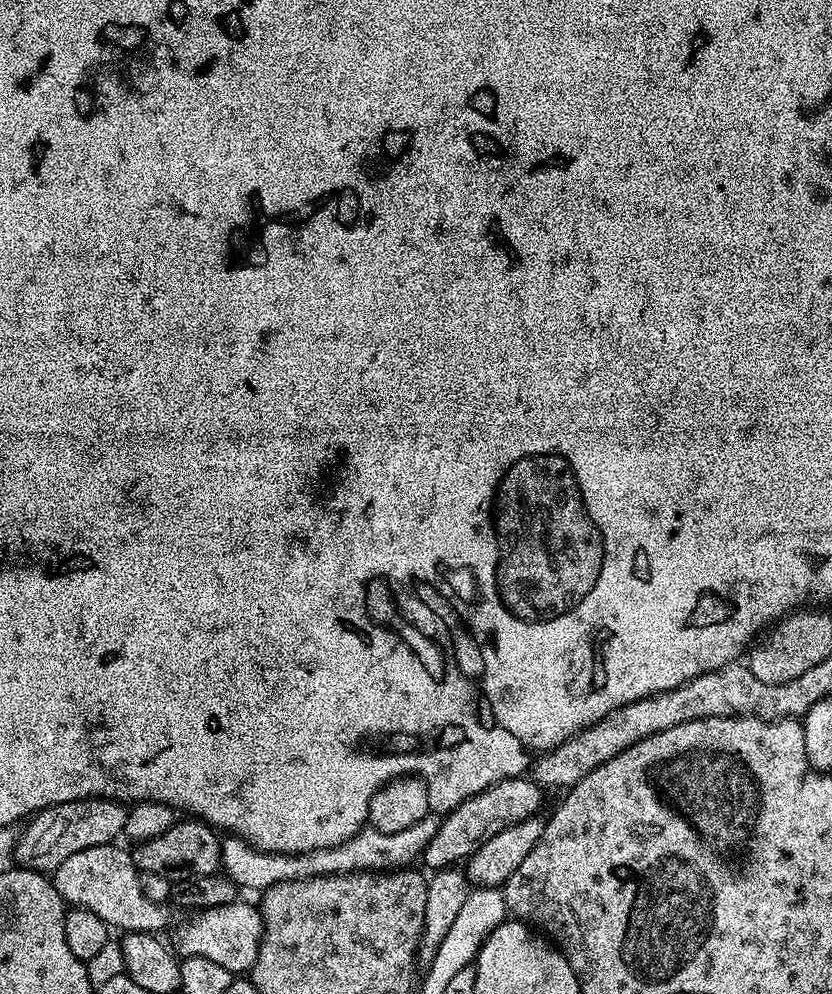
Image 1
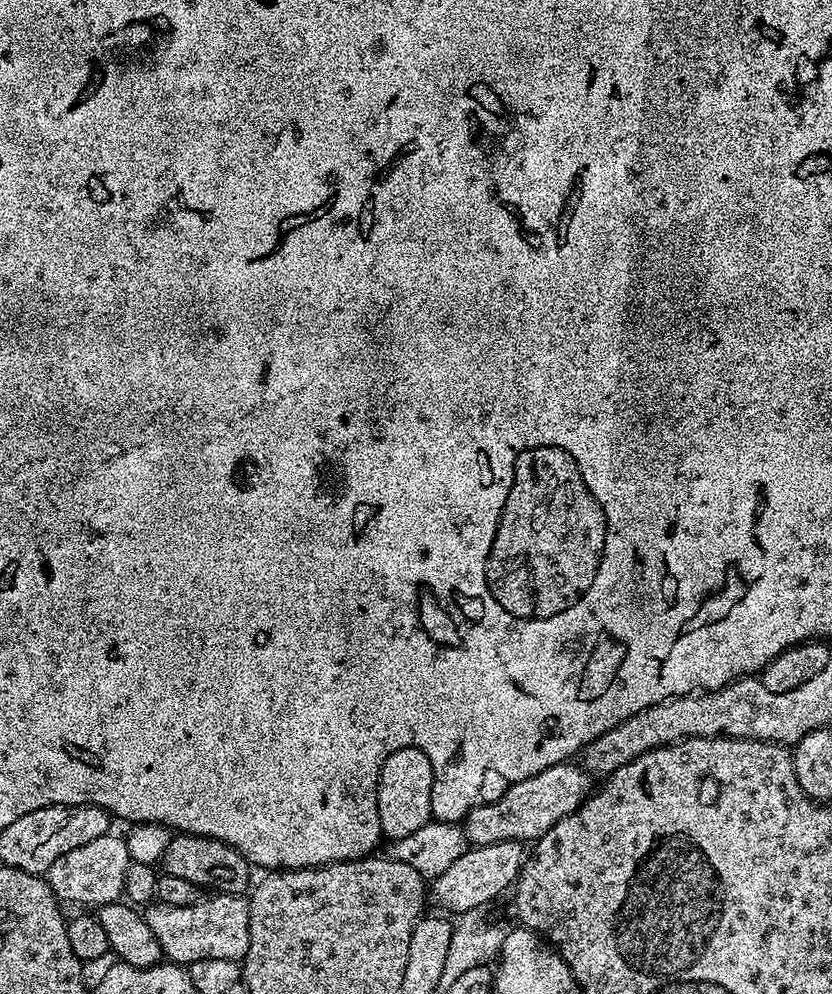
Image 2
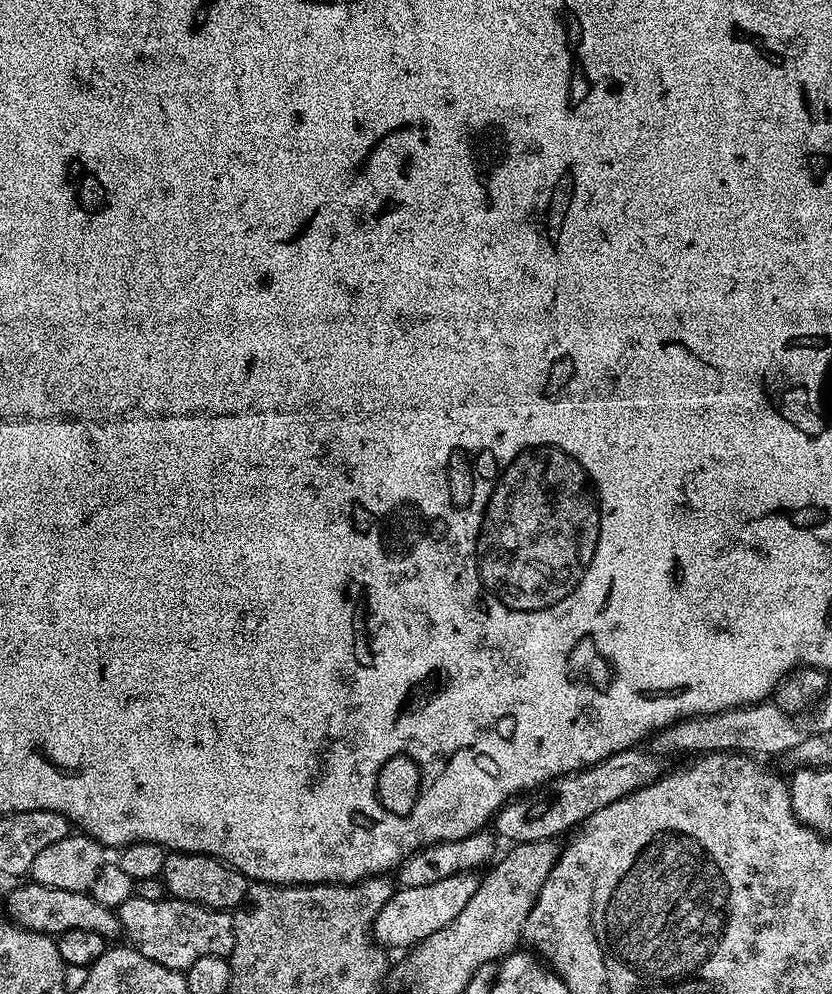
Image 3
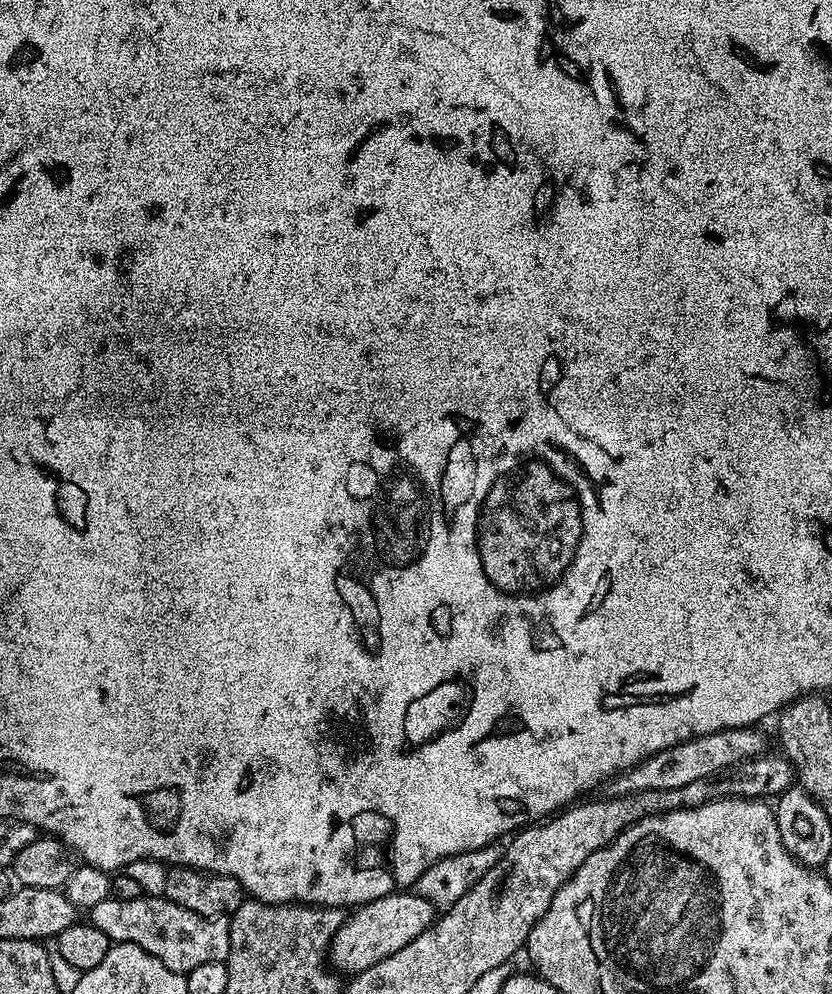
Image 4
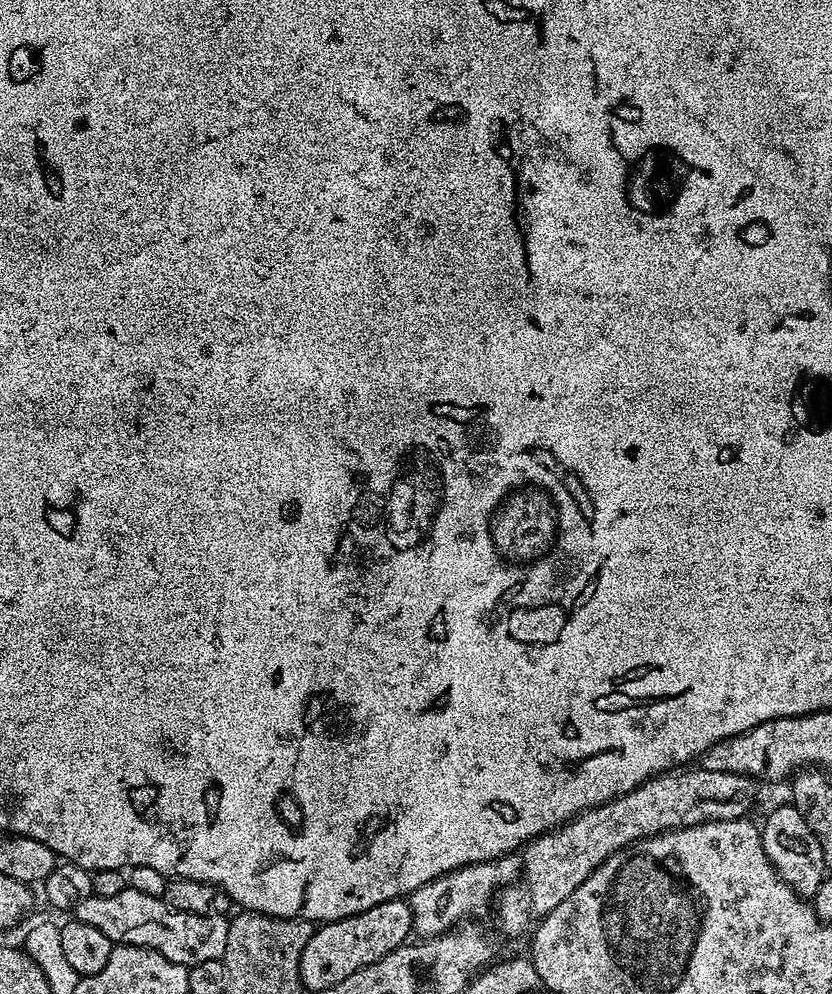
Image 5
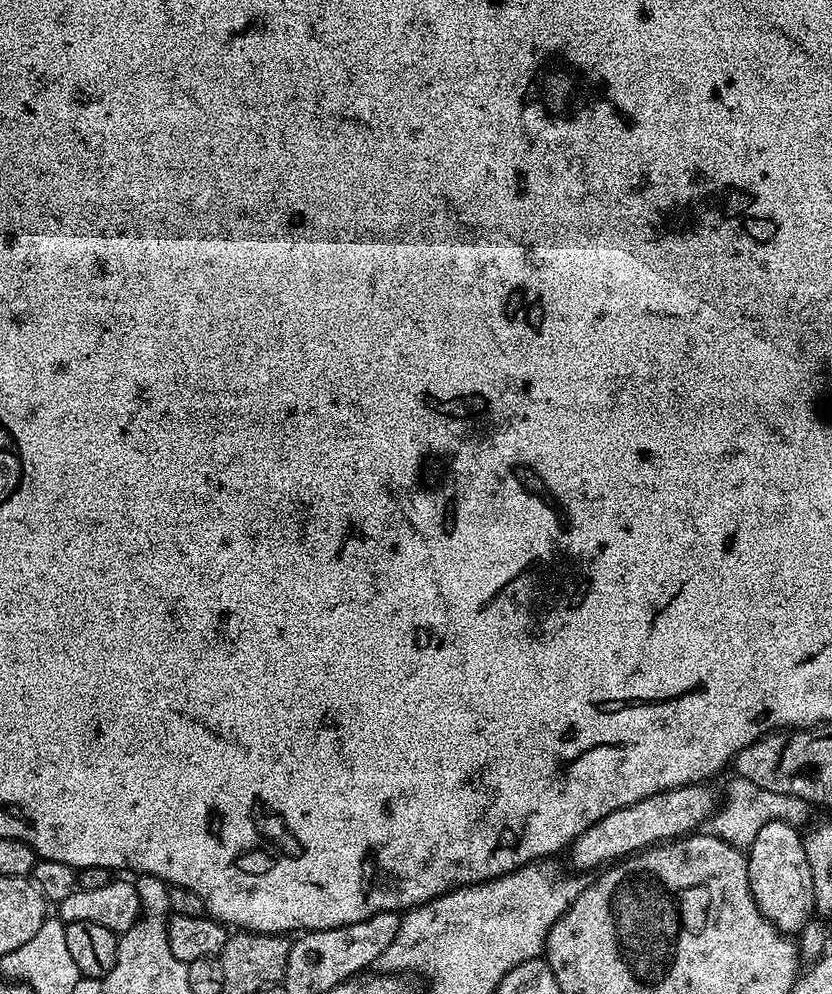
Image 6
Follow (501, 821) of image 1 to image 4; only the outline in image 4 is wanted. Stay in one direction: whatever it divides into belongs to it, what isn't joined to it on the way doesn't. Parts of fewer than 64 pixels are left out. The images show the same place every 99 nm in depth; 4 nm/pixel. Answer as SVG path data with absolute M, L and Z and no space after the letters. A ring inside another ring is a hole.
M756 726L727 728L705 736L695 736L693 740L684 740L680 744L648 756L625 772L617 772L607 781L607 795L629 796L635 792L674 790L678 786L687 786L690 782L707 780L717 774L723 774L744 760L765 755L764 736L759 732L760 730Z

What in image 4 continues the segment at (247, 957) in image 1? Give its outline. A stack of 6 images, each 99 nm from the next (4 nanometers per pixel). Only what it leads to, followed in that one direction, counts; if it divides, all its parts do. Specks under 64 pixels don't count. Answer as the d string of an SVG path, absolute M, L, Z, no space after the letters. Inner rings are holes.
M142 895L130 901L113 898L98 902L90 910L90 922L106 934L109 941L133 944L158 958L170 970L187 974L202 962L227 961L230 950L228 916L203 916L194 914L166 898Z

